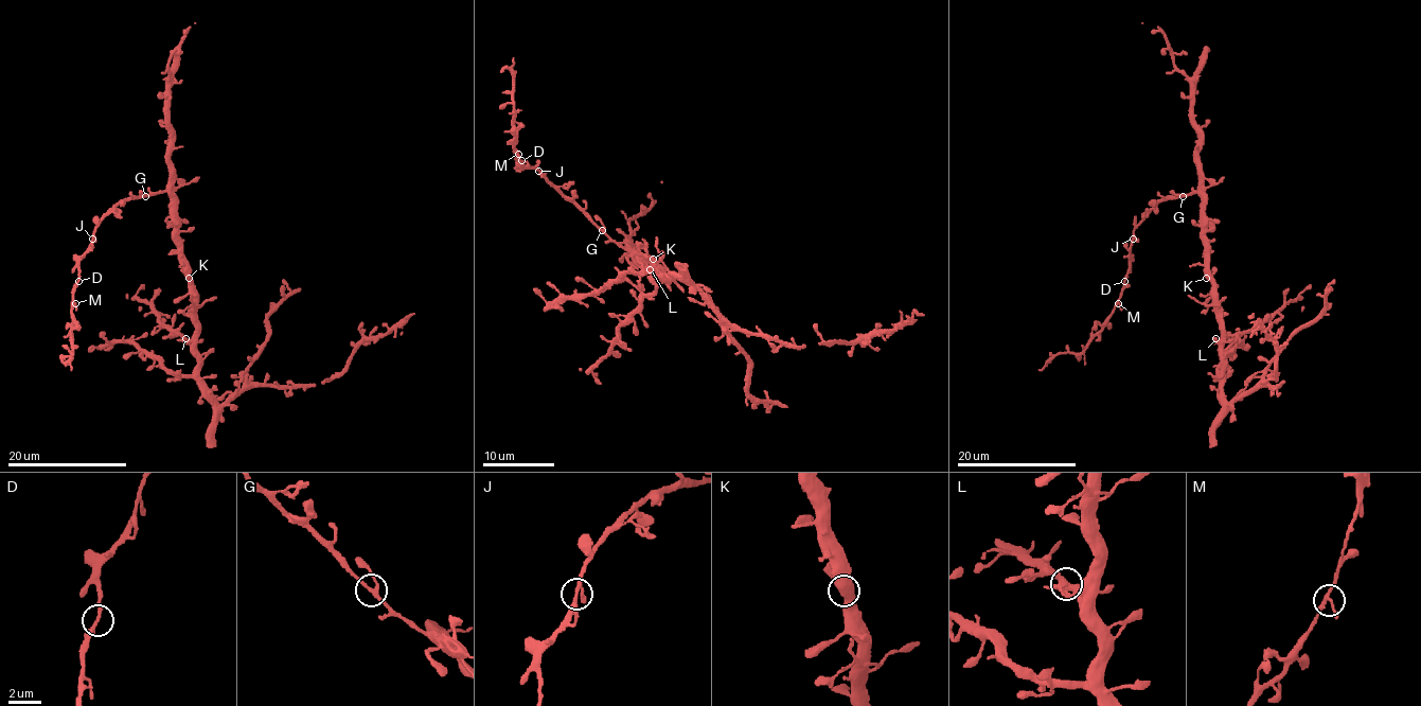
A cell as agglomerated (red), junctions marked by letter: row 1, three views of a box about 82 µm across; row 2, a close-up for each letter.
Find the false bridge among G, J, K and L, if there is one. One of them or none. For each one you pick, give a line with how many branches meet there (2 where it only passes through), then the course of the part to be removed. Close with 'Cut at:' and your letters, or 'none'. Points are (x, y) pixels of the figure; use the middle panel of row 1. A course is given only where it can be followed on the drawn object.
Cut at: none

